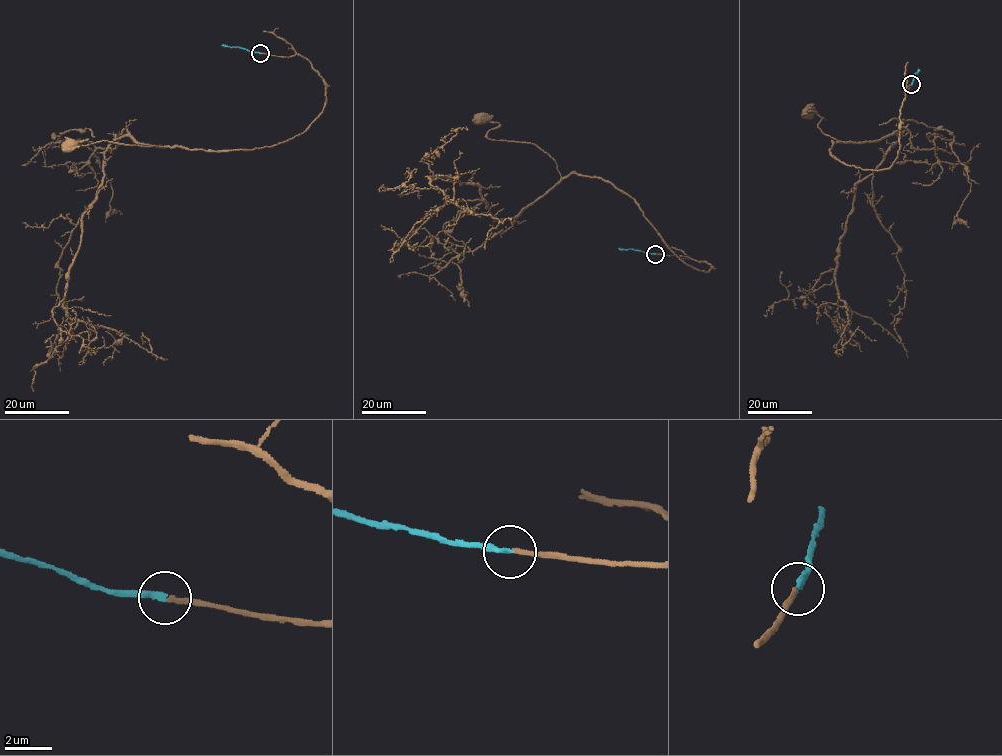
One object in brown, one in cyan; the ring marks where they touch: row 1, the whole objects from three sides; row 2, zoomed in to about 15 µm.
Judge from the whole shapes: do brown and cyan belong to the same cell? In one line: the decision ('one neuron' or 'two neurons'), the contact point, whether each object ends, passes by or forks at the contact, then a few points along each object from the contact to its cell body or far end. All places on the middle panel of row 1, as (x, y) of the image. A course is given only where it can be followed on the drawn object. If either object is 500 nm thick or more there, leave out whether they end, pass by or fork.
one neuron; at (655, 254); brown ends there; cyan ends there; brown runs (655, 253), (712, 267), (681, 260), (610, 183), (562, 177), (534, 144), (490, 139), (499, 123), (482, 118); cyan runs (655, 254), (618, 248)

